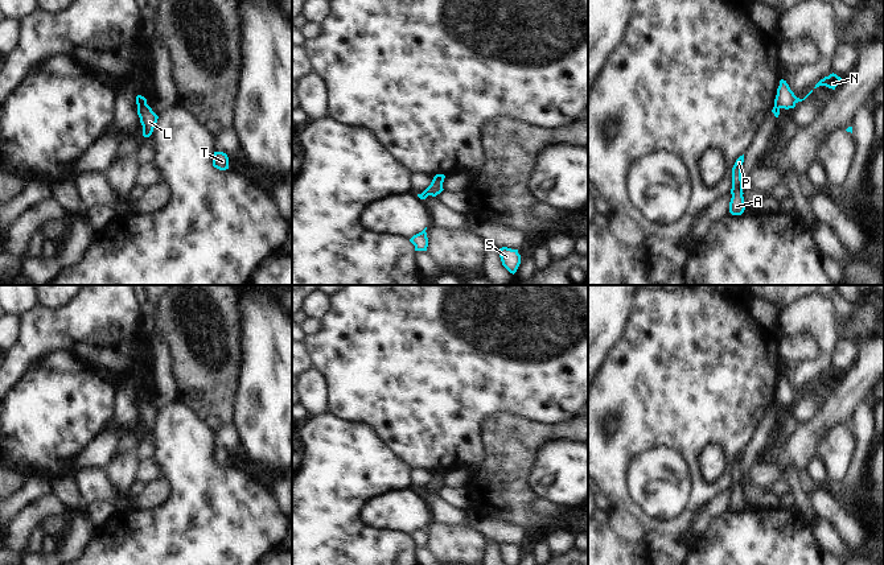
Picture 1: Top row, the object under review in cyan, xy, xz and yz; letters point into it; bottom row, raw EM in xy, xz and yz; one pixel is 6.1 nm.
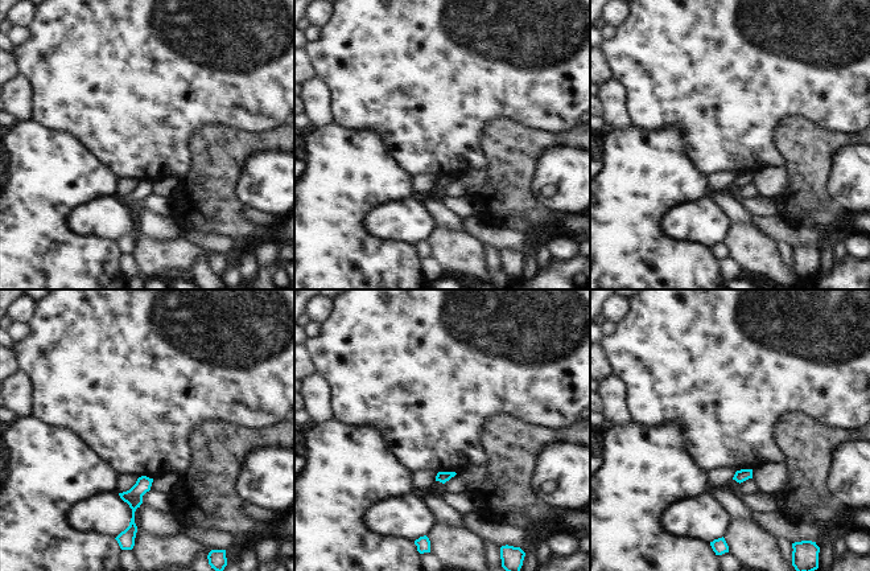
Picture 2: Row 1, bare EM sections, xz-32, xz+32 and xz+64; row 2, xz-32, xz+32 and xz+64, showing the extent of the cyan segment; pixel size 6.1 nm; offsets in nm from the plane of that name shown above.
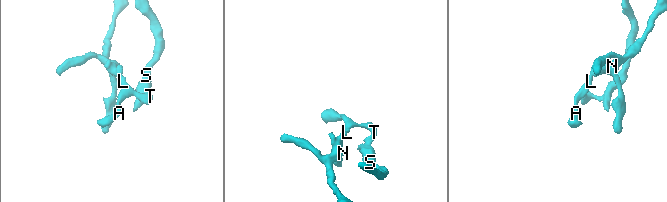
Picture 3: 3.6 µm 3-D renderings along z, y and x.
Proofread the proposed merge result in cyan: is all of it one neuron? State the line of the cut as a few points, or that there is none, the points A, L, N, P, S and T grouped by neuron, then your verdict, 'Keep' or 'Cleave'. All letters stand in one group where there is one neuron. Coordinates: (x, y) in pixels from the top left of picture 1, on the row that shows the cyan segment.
Split along xy (146, 103), (138, 107). Groups: A L P S T / N. Cleave.

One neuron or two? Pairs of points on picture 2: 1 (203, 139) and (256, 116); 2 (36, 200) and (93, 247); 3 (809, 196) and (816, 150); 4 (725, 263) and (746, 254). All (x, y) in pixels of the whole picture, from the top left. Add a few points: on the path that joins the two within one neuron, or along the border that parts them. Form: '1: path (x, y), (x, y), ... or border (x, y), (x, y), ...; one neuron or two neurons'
1: border (201, 126), (225, 124), (254, 134), (263, 132); two neurons
2: path (45, 216), (77, 247); one neuron
3: path (809, 184), (809, 161); one neuron
4: border (729, 255), (742, 271); two neurons

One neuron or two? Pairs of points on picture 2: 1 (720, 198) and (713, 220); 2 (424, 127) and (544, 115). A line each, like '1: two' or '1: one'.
1: two
2: one

